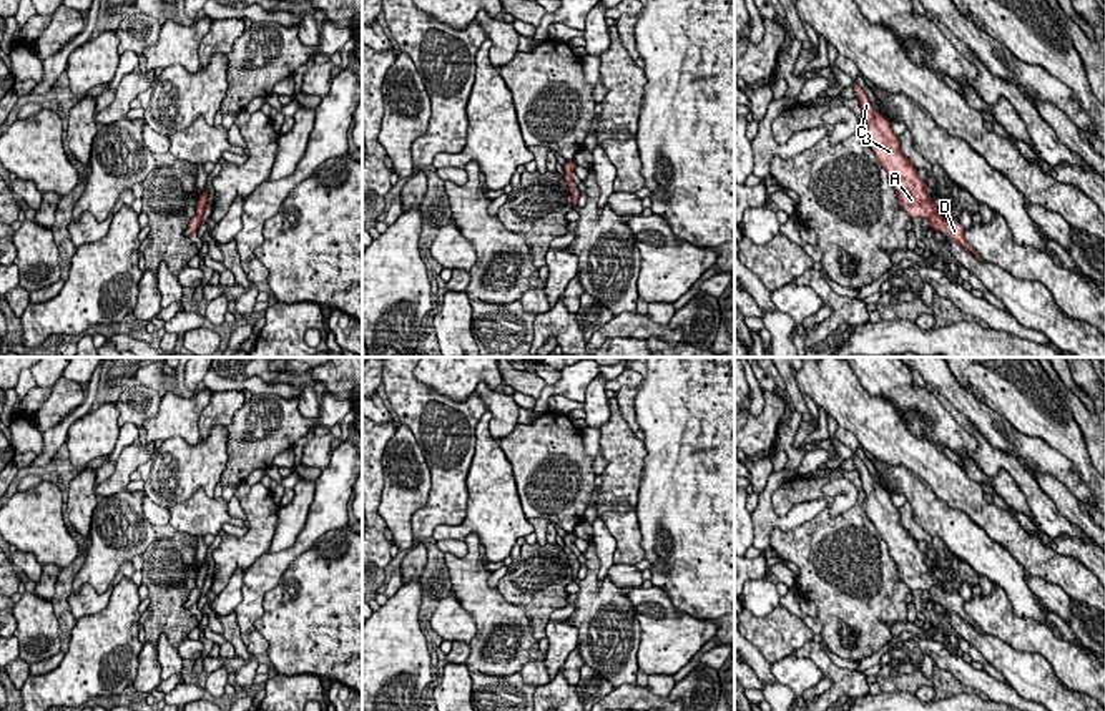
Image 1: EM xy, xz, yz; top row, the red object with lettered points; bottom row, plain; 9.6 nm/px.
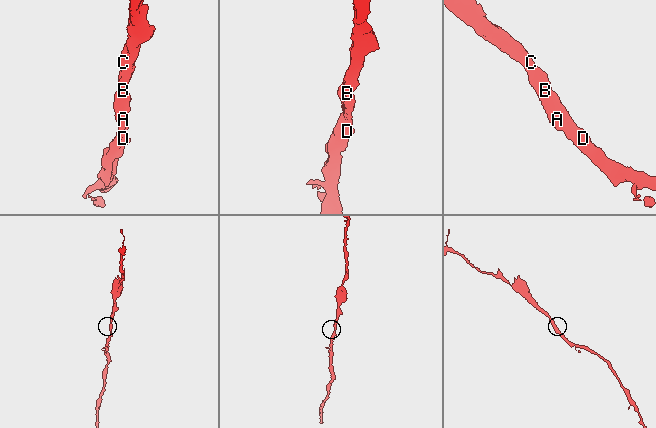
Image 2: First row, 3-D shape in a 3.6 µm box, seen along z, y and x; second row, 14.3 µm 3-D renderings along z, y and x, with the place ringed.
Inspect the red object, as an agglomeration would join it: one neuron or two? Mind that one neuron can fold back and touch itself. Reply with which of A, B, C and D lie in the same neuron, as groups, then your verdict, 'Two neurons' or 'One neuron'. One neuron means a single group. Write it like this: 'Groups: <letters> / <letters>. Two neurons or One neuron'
Groups: A B C D. One neuron

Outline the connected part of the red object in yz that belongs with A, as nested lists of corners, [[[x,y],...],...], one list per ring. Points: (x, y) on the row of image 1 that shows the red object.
[[[856,83],[852,85],[861,105],[862,118],[866,121],[864,140],[876,153],[877,159],[884,166],[889,183],[896,191],[901,208],[911,219],[927,218],[929,228],[934,231],[949,231],[947,241],[955,241],[977,259],[982,259],[979,253],[965,241],[964,226],[955,219],[945,219],[939,214],[937,206],[926,193],[926,183],[919,178],[914,163],[899,151],[897,135],[892,131],[886,116],[879,115],[867,95]]]

